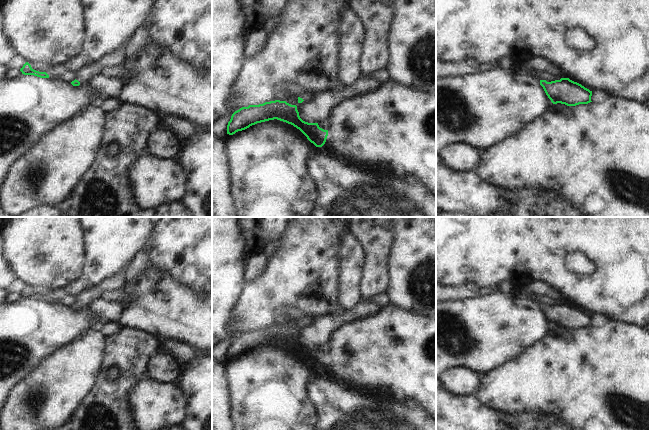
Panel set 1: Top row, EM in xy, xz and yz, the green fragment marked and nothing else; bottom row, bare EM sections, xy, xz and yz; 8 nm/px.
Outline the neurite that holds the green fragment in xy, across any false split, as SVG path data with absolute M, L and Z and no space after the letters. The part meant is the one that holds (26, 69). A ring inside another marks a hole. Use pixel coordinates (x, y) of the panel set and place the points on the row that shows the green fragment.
M26 62L23 65L20 71L24 75L34 75L40 78L49 78L49 75L46 72L39 72L39 71L34 70L28 62Z

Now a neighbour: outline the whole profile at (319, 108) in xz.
M358 79L352 85L347 86L340 94L335 94L328 90L317 94L310 101L298 102L298 97L290 94L286 98L286 102L291 105L296 105L300 118L308 123L318 123L327 119L332 108L345 99L357 95L364 95L379 87L375 80Z

